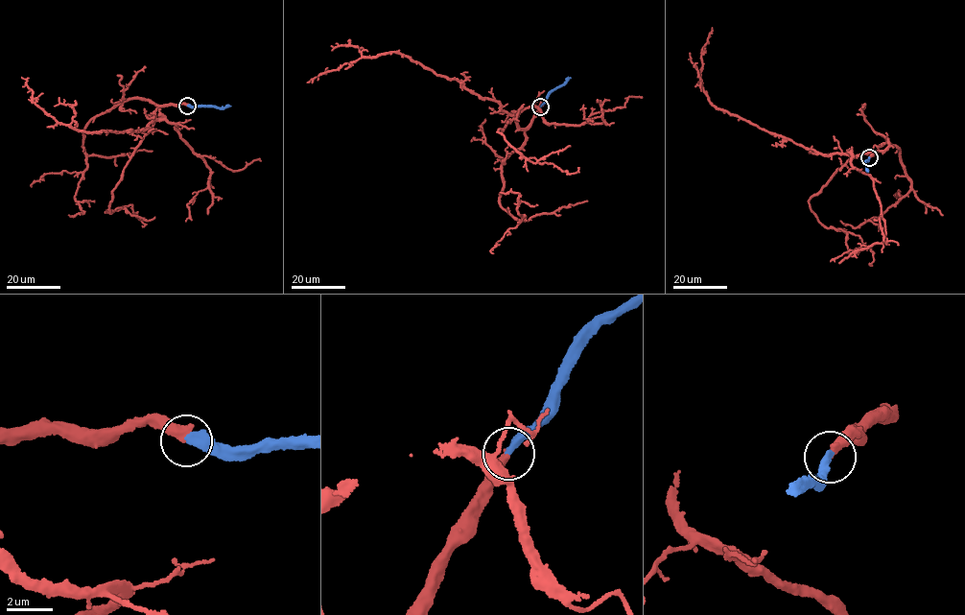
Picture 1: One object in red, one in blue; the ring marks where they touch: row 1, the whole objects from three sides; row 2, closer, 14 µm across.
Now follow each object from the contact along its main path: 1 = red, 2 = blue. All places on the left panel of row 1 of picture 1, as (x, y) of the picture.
1: (187, 106), (155, 108), (149, 130), (87, 133), (44, 110), (22, 77)
2: (187, 106), (230, 106)

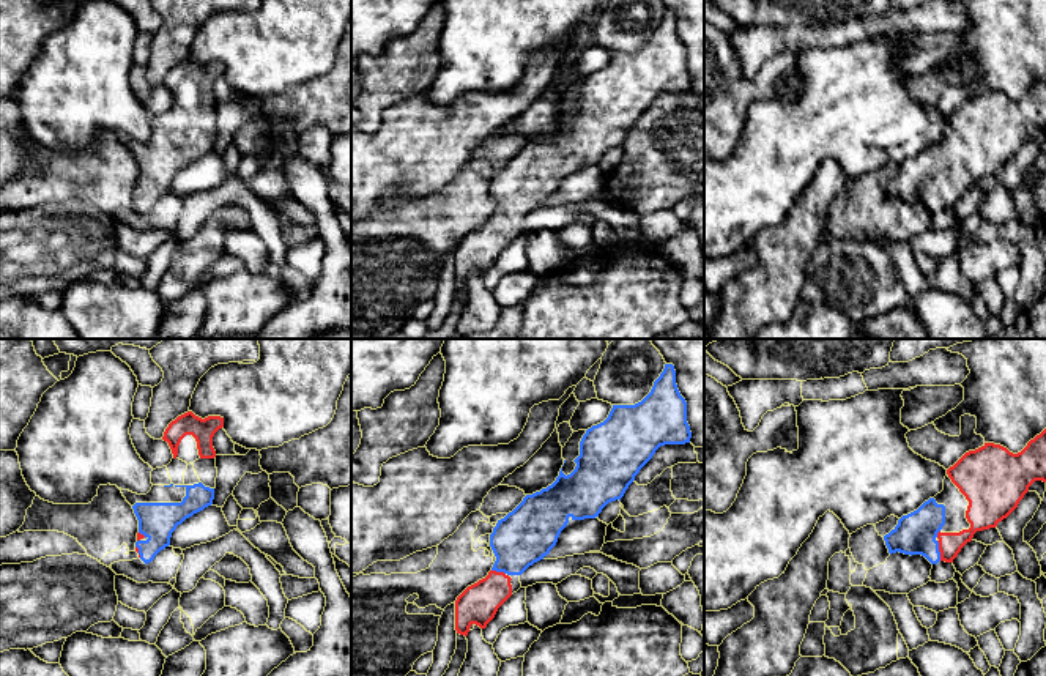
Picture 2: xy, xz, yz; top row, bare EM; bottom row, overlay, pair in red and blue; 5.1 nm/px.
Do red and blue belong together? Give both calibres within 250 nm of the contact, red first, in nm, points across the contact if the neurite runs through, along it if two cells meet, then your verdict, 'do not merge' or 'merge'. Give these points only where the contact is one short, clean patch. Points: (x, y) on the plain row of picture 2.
120/220 nm | across yz (950, 191), (939, 197), (916, 180) | merge

